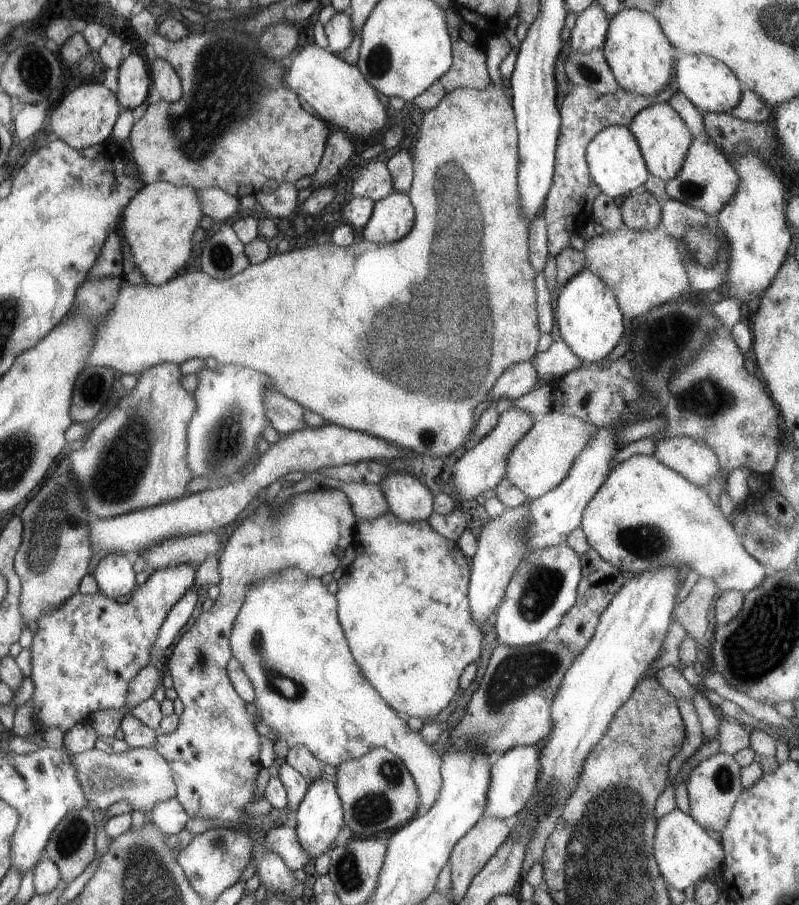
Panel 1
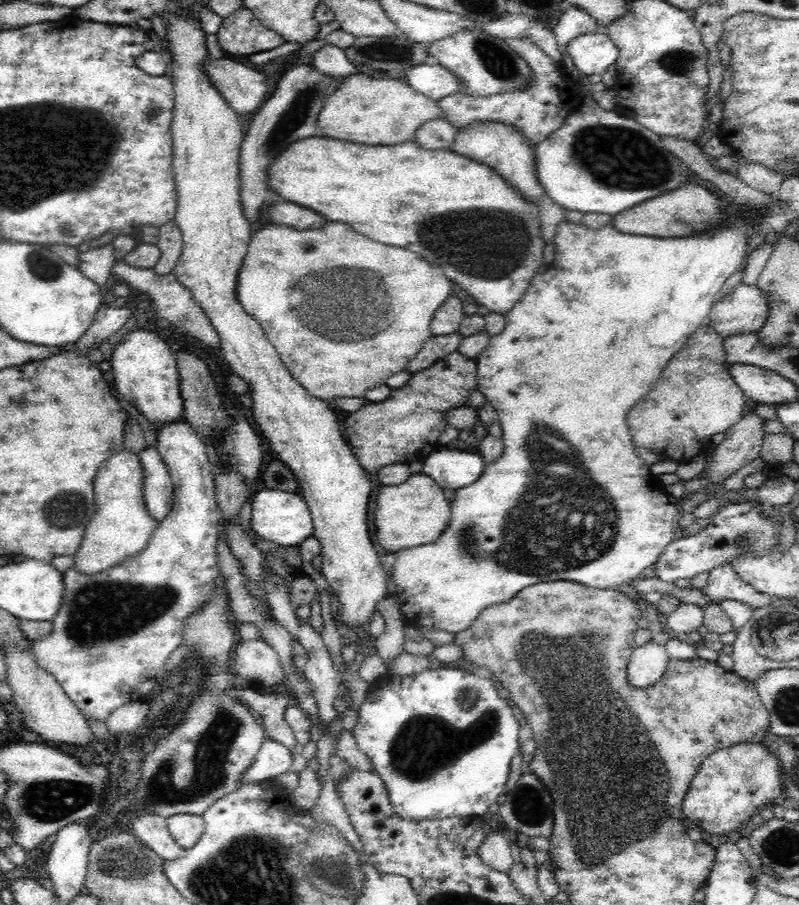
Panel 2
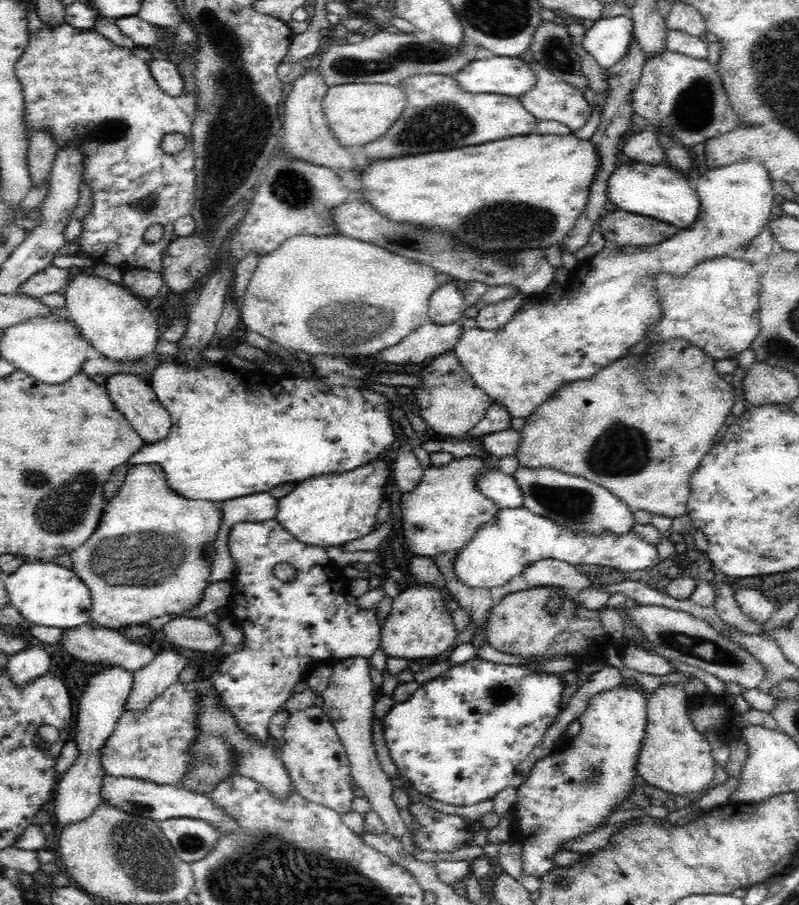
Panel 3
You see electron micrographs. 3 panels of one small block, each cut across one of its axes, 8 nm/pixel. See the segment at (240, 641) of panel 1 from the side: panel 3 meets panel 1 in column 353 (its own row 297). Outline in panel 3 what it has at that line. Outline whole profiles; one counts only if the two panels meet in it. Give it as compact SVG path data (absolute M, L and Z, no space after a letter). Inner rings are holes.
M720 257L700 262L692 272L684 274L682 278L673 278L671 274L660 274L658 279L658 297L664 308L664 318L660 324L648 330L648 342L657 343L676 337L682 337L693 345L699 346L716 362L725 359L737 359L744 351L750 348L751 342L759 333L759 282L758 272L754 266L745 260Z

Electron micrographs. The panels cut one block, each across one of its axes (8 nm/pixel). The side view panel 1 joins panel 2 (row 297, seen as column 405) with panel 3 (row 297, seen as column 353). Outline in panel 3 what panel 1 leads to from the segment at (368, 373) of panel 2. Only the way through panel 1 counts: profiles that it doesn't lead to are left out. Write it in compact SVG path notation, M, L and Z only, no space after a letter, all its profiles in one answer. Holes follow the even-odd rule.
M338 233L324 236L296 235L285 240L276 250L271 250L261 256L254 274L247 280L248 284L243 292L242 302L240 303L239 317L242 320L242 324L250 332L264 336L269 341L278 343L282 348L294 351L295 353L305 352L312 357L346 355L356 358L371 358L378 352L382 352L382 350L386 350L402 342L404 338L426 322L430 297L434 294L434 290L438 288L438 280L436 280L438 273L436 269L416 259L391 253L374 243L364 242L357 238L345 237Z

